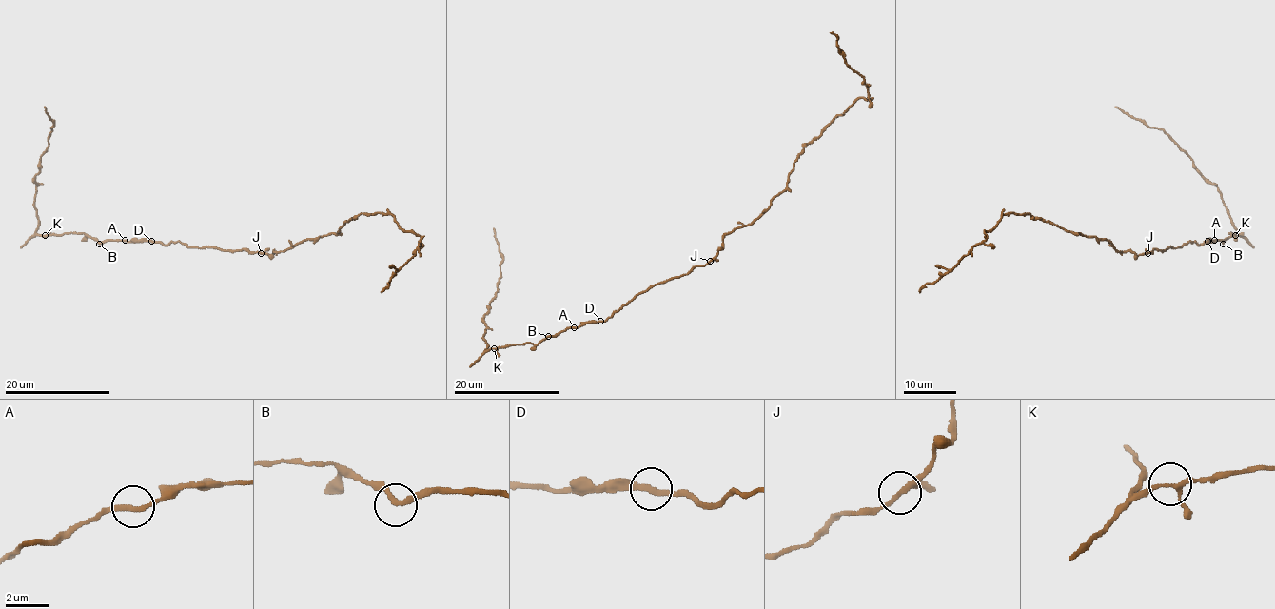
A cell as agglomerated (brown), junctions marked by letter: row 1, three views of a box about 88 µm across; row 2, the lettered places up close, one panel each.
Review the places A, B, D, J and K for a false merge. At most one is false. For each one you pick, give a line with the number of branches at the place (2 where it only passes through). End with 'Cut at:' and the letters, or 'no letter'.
J: branches 3
Cut at: J

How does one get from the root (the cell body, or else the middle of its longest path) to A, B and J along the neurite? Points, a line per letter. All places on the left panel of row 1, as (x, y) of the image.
A: (223, 250), (189, 247), (180, 242), (163, 245), (155, 241), (125, 240)
B: (223, 250), (189, 247), (180, 242), (163, 245), (155, 241), (107, 241), (99, 244)
J: (223, 250), (261, 252)

